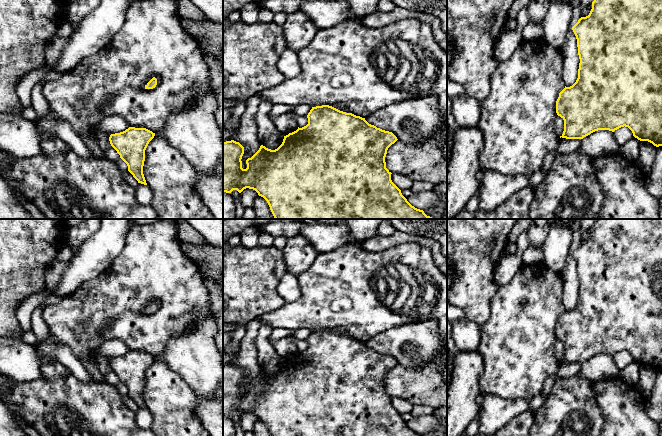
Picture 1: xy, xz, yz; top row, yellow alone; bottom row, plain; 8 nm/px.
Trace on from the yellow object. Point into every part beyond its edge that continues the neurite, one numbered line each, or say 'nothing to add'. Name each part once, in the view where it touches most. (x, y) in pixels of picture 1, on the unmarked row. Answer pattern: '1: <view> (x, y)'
nothing to add

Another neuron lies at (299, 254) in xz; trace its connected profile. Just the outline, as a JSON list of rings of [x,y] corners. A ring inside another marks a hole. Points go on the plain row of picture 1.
[[[300,234],[288,238],[282,251],[286,271],[296,277],[306,272],[318,255],[313,245]]]

